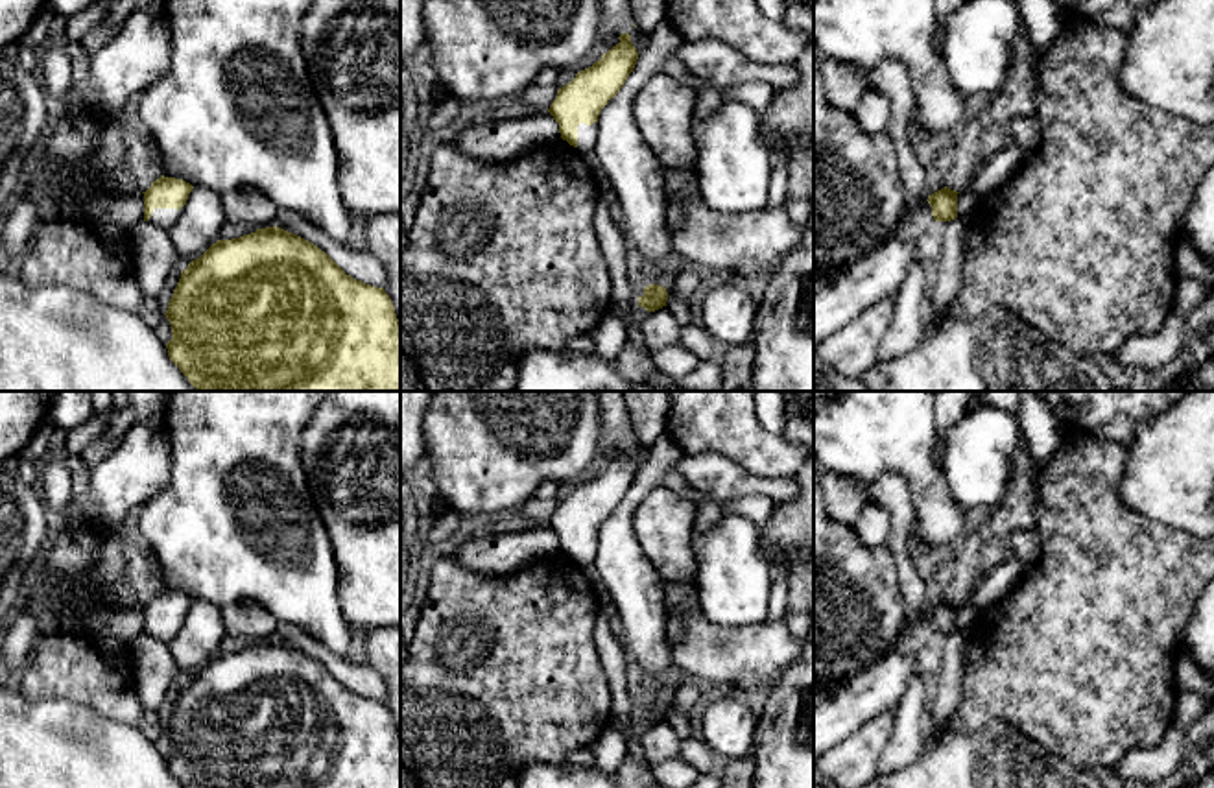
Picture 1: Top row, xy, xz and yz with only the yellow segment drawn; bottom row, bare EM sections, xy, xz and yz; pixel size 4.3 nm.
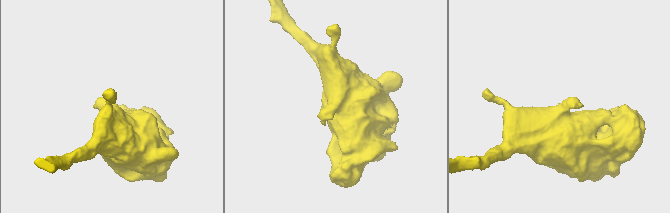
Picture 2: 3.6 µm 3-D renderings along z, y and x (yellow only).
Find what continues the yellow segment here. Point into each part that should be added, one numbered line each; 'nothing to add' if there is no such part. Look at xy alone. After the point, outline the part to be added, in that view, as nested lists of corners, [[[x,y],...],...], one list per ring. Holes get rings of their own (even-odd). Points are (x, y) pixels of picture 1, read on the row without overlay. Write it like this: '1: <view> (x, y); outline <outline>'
1: xy (165, 632); outline [[[181,620],[179,624],[175,624],[175,622],[155,622],[151,631],[148,633],[148,637],[161,640],[164,644],[170,644],[175,639],[175,635],[179,633],[183,624],[184,624],[184,620]]]

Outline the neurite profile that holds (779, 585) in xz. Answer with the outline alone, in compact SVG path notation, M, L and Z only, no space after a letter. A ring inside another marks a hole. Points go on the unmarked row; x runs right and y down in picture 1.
M775 576L769 585L769 613L768 620L775 622L784 618L788 607L788 579Z

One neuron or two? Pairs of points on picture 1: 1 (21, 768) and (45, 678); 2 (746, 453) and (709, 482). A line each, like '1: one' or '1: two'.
1: two
2: two

